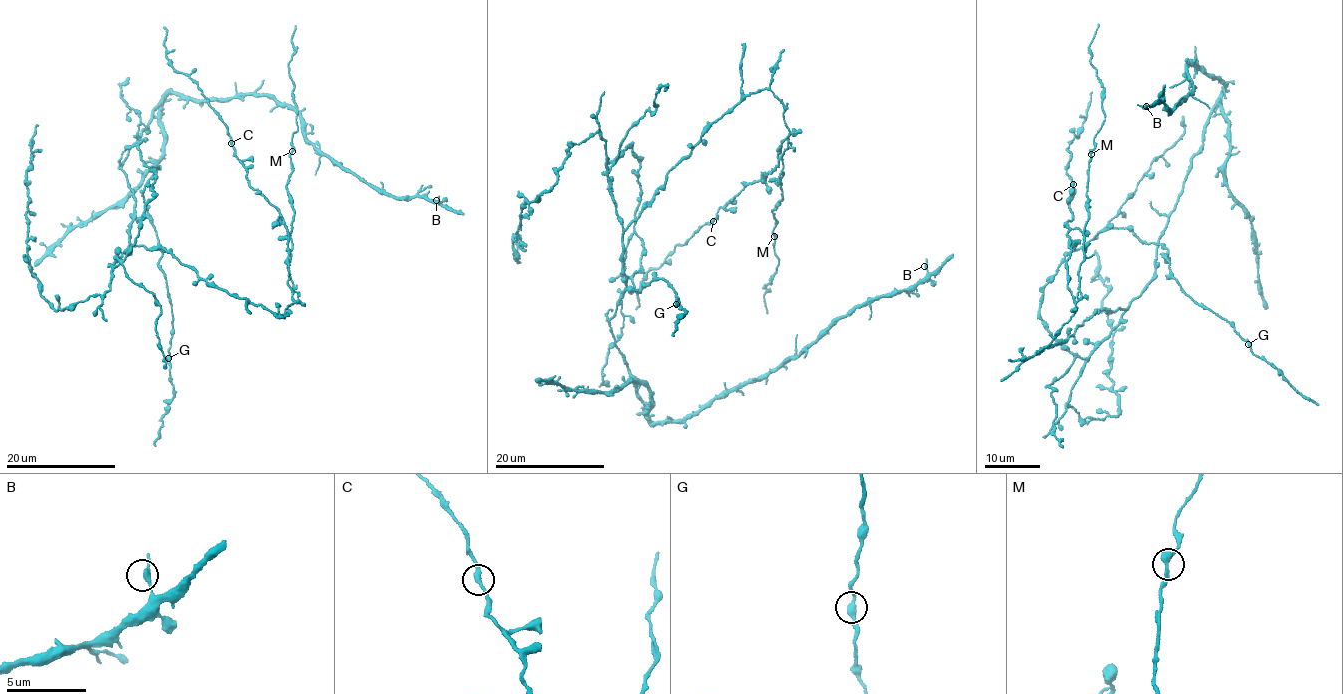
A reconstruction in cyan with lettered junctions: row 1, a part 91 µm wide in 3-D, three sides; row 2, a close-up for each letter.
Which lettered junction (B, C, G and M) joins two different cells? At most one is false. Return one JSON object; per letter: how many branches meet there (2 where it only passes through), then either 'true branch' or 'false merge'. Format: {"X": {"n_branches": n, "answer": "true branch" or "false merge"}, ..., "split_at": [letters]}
{"B": {"n_branches": 2, "answer": "true branch"}, "C": {"n_branches": 2, "answer": "true branch"}, "G": {"n_branches": 2, "answer": "true branch"}, "M": {"n_branches": 2, "answer": "true branch"}, "split_at": []}

